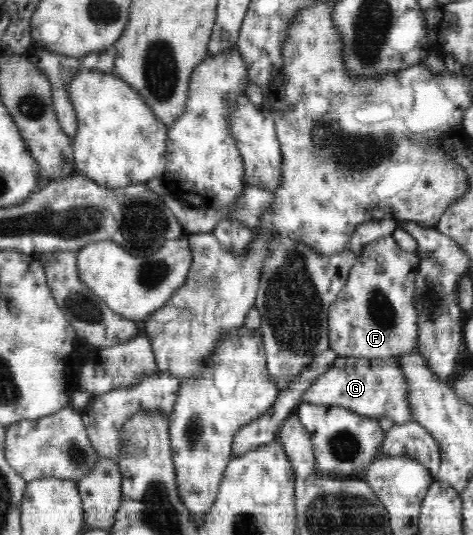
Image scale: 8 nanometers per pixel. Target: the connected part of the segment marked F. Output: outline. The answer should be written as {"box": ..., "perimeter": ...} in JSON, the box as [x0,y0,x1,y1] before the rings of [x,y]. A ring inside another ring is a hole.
{"box":[328,235,419,361],"perimeter":[[[392,235],[367,242],[351,266],[347,284],[335,302],[331,303],[328,312],[328,349],[335,352],[337,357],[349,356],[368,361],[397,359],[418,350],[419,313],[413,300],[418,270],[418,255],[401,250]]]}

